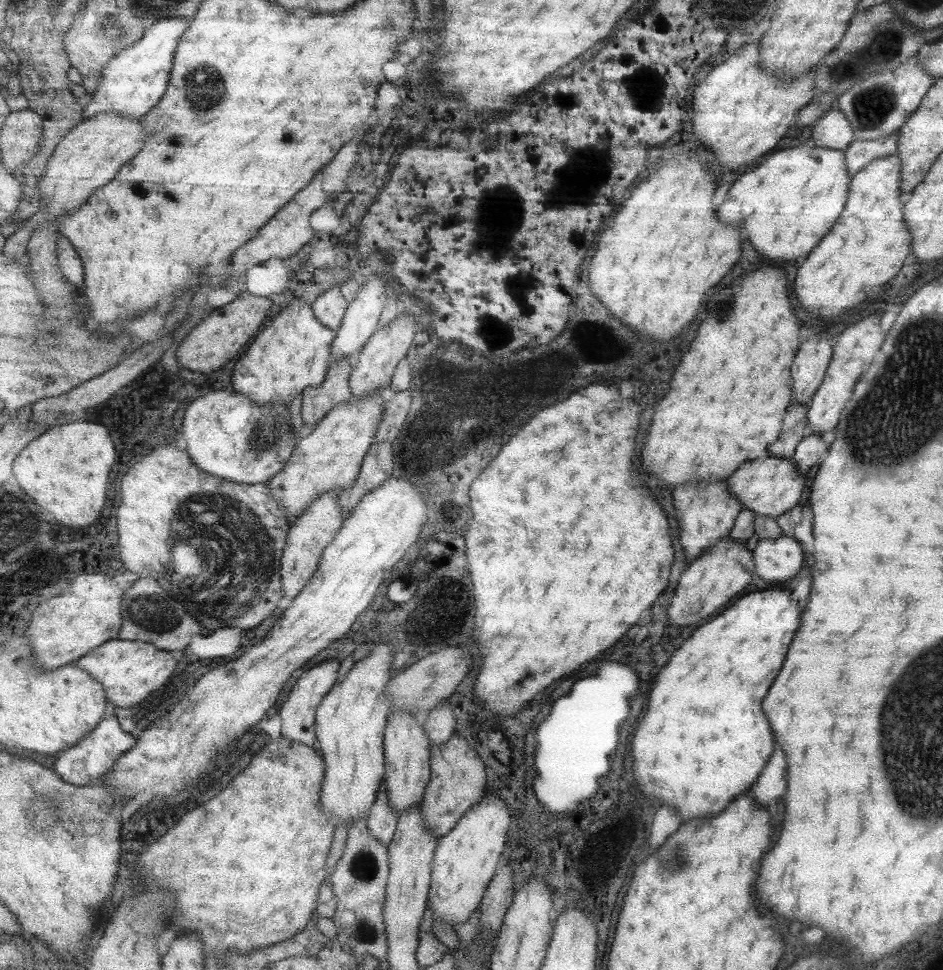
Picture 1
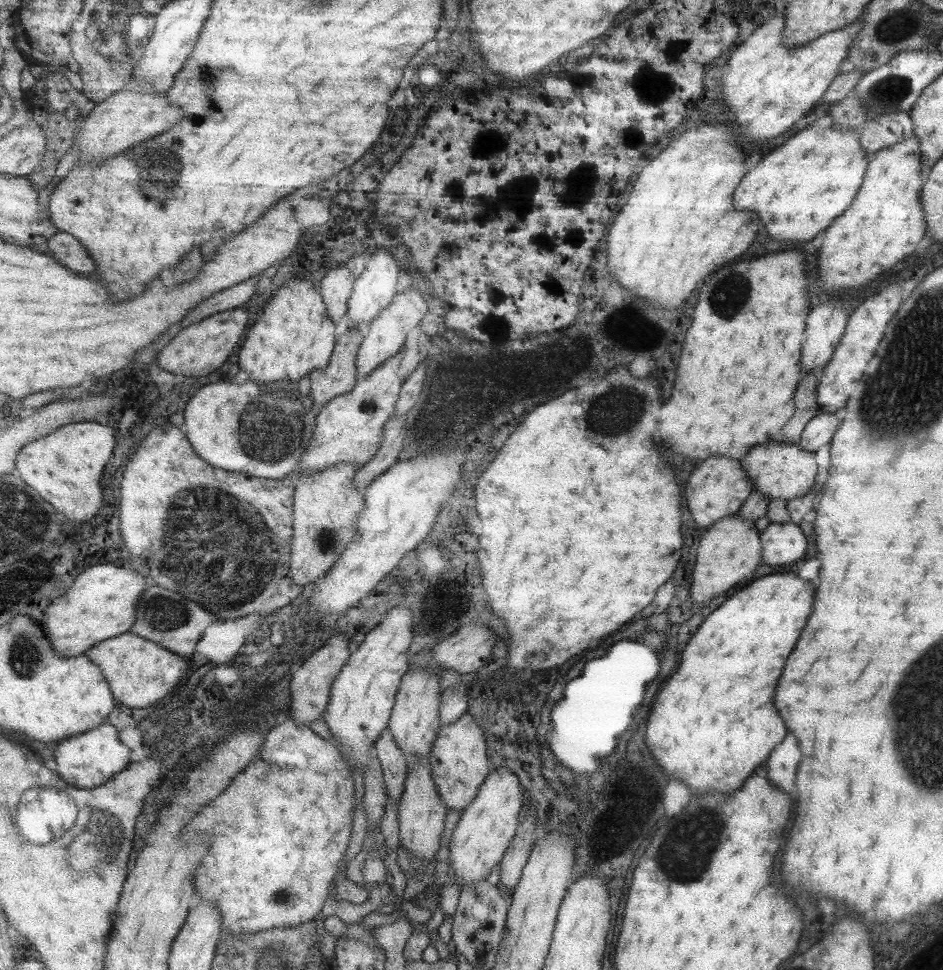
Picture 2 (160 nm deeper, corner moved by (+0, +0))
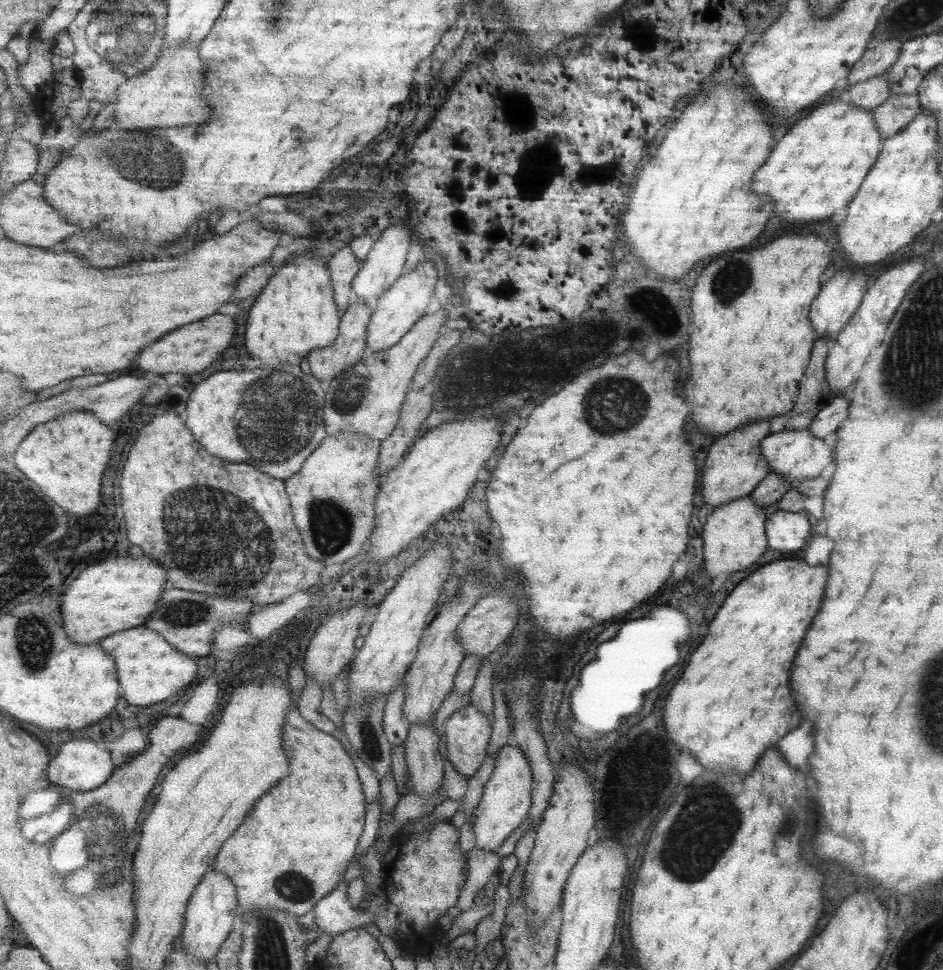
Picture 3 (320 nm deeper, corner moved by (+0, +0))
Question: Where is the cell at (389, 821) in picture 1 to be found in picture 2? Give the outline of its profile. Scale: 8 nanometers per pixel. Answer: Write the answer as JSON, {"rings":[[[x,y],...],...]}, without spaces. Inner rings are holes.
{"rings":[[[389,729],[383,730],[375,745],[377,756],[383,763],[388,797],[393,802],[401,802],[409,769],[403,749],[399,746],[396,736]]]}

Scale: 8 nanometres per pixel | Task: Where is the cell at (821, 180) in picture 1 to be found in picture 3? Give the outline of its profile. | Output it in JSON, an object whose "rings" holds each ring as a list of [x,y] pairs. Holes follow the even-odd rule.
{"rings":[[[834,95],[827,106],[819,105],[791,126],[791,130],[777,142],[767,164],[753,174],[753,190],[773,198],[775,214],[787,222],[813,222],[831,216],[837,208],[855,196],[861,182],[876,162],[883,147],[883,138],[876,129],[872,110],[863,110]]]}

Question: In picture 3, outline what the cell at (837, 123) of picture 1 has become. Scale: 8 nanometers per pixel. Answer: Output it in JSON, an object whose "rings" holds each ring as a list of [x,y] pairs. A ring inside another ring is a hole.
{"rings":[[[880,75],[852,84],[848,88],[848,101],[863,110],[872,110],[890,96],[887,83],[885,76]]]}

